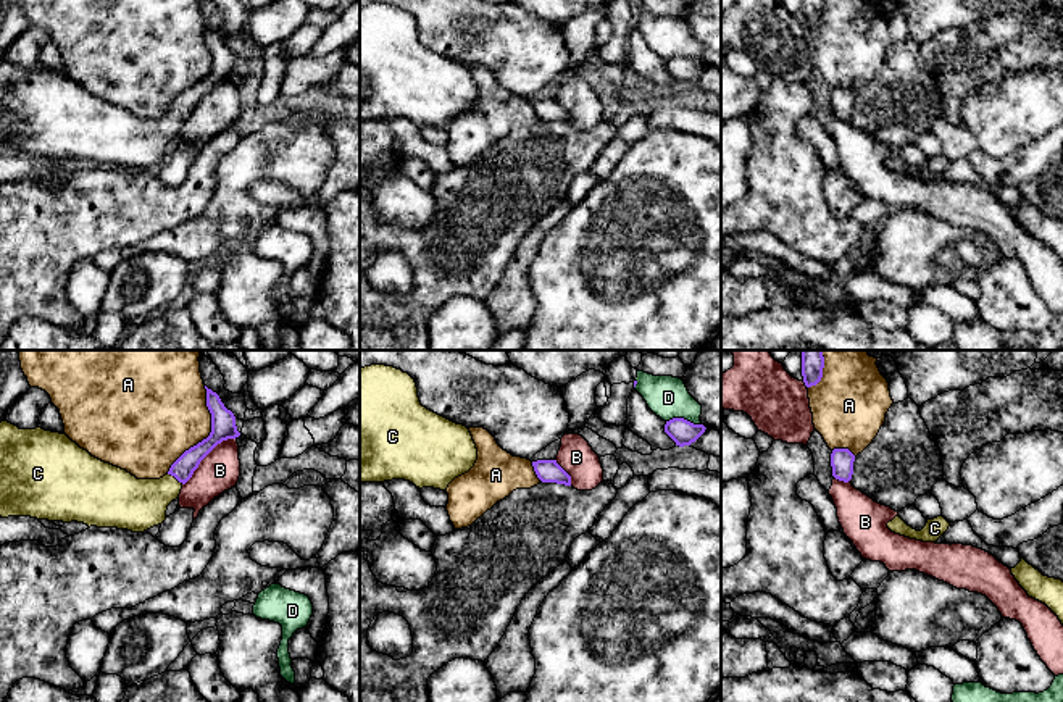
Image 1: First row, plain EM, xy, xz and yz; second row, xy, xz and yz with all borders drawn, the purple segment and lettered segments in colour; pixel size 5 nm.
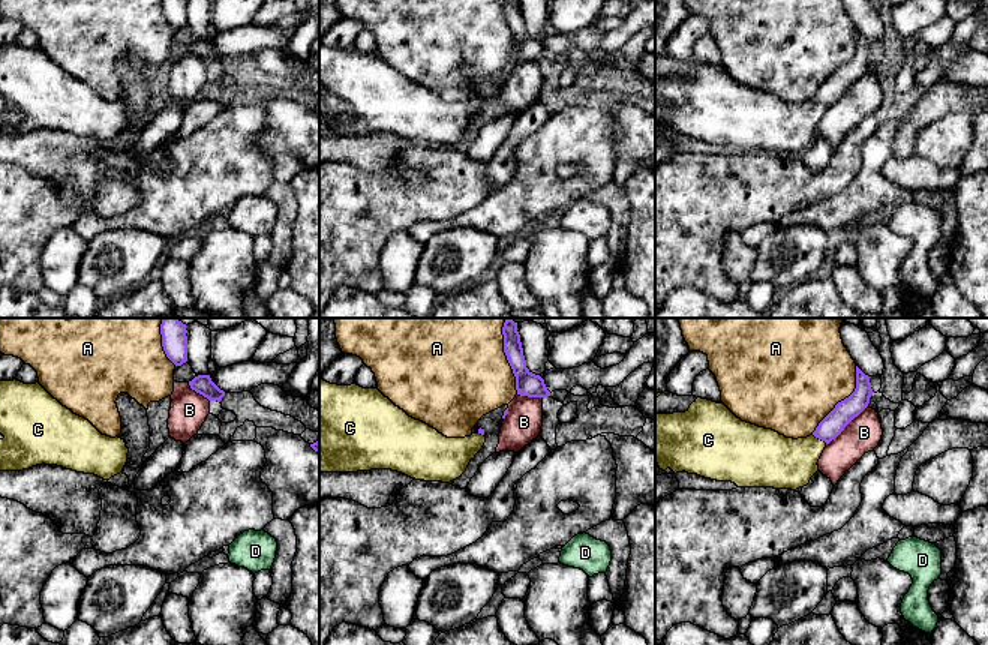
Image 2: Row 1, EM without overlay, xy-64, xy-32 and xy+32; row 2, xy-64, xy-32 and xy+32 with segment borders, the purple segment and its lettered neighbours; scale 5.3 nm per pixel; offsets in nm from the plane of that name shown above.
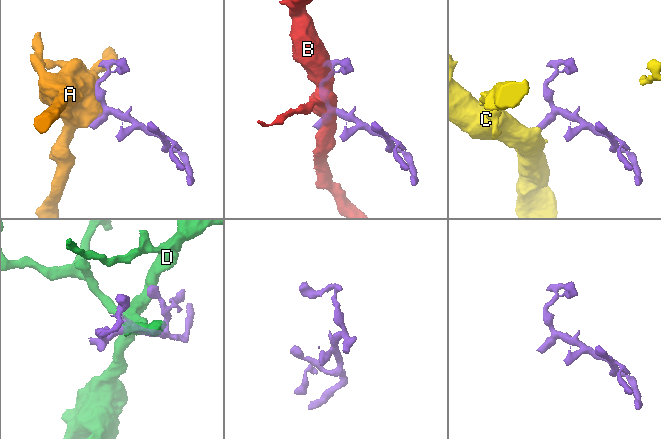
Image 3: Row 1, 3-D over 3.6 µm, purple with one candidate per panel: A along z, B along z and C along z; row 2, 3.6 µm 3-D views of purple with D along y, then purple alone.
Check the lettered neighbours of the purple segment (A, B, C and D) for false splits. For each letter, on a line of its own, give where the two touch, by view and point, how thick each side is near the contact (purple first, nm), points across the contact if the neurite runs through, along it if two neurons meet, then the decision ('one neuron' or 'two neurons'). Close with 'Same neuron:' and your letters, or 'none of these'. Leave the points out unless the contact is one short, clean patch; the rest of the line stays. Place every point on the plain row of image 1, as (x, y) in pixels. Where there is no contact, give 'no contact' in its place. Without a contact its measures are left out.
A: xy (210, 71) | 130/420 nm | two neurons
B: xy (205, 94) | 130/200 nm | two neurons
C: xy (175, 115) | 110/260 nm | across xy (183, 107), (175, 115), (147, 139), (133, 142) | one neuron
D: xz (683, 57) | 120/200 nm | two neurons
Same neuron: C

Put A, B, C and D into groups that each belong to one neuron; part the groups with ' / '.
A / B / C / D

